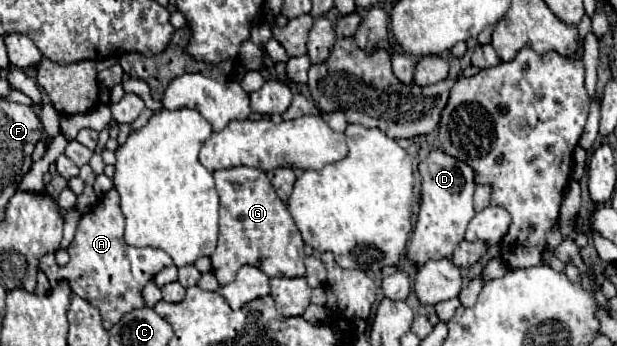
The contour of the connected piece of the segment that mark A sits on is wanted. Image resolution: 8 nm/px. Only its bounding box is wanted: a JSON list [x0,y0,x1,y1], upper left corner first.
[40,188,172,330]

